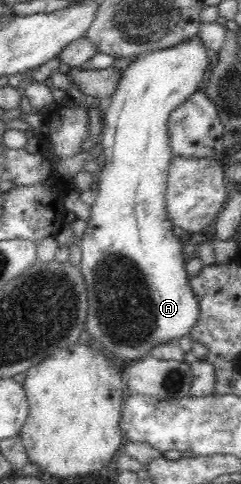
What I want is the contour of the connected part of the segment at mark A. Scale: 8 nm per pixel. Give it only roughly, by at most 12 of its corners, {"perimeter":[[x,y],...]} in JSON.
{"perimeter":[[199,36],[137,56],[106,108],[79,271],[120,363],[199,316],[165,211]]}

